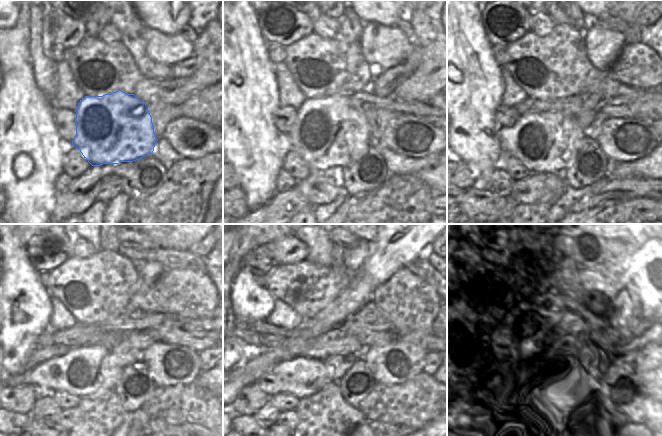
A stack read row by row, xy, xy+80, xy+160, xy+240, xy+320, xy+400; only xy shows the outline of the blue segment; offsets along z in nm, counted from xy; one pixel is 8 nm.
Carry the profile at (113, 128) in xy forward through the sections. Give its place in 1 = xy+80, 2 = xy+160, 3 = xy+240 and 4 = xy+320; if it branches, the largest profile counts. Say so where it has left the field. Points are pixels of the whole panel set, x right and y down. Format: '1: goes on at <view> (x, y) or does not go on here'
1: goes on at xy+80 (329, 133)
2: goes on at xy+160 (546, 143)
3: goes on at xy+240 (86, 370)
4: goes on at xy+320 (302, 376)

